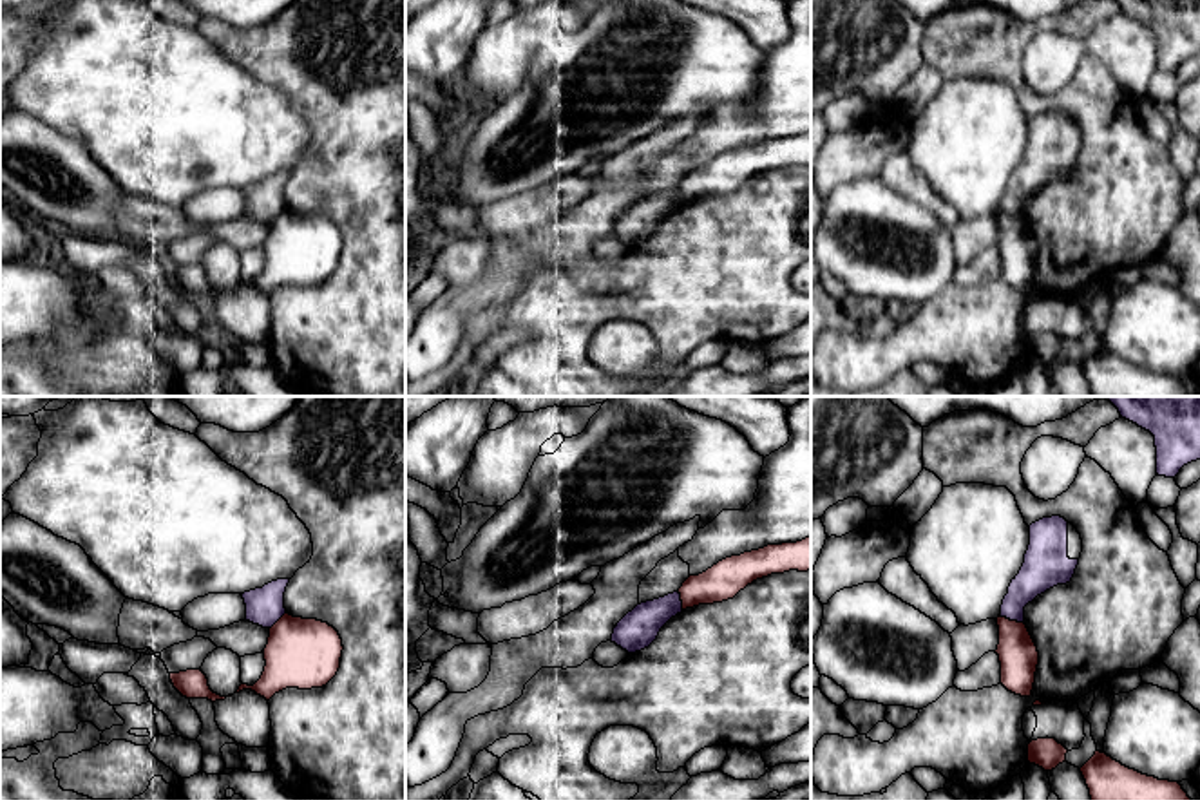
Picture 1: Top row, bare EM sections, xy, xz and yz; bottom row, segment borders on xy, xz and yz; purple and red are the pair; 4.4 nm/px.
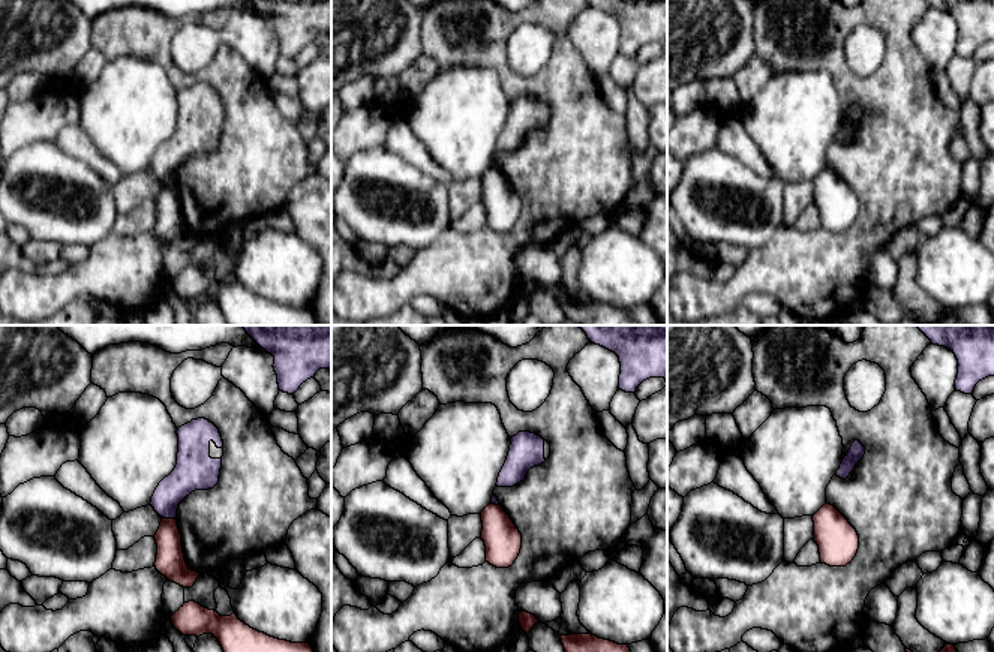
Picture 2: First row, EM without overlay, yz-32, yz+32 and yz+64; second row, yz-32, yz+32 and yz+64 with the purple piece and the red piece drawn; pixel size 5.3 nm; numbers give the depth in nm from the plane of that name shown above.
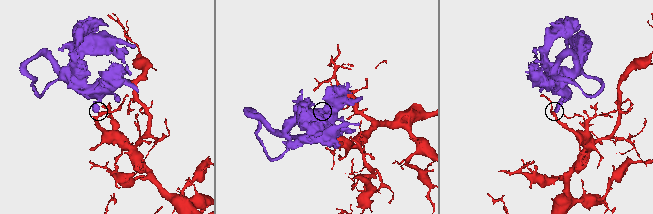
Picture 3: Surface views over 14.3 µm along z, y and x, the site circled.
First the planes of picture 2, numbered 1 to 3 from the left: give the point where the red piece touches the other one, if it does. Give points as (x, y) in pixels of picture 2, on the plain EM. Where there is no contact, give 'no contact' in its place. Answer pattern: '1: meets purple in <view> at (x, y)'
1: meets purple in yz-32 at (168, 182)
2: meets purple in yz+32 at (496, 168)
3: no contact

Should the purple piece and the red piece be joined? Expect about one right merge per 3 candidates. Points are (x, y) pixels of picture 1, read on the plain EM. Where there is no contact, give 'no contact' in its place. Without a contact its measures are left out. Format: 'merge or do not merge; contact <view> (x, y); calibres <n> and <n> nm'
do not merge; contact yz (1012, 214); calibres 170 and 180 nm

